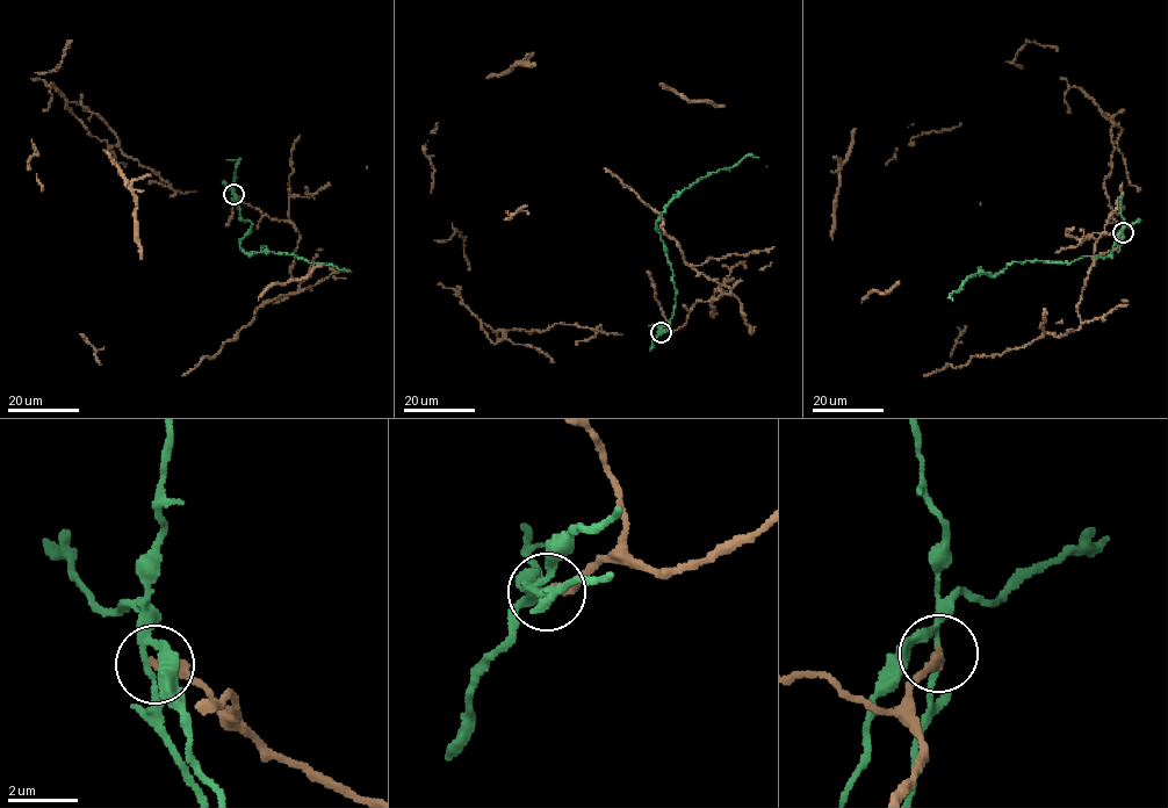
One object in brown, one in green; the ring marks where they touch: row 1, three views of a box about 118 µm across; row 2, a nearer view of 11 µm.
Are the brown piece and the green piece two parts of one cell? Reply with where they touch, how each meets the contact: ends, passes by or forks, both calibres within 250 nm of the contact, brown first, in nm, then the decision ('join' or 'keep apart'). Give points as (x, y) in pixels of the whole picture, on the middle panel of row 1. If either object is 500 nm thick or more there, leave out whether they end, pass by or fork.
at (661, 332); brown ends there; green forks there; 360 nm thick on the brown side, 130 nm on the other; keep apart

